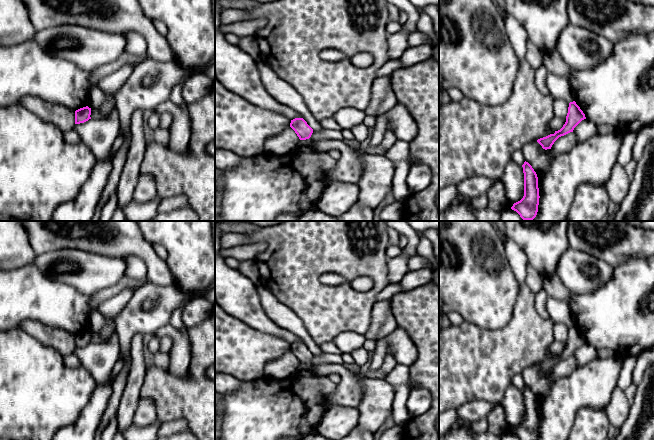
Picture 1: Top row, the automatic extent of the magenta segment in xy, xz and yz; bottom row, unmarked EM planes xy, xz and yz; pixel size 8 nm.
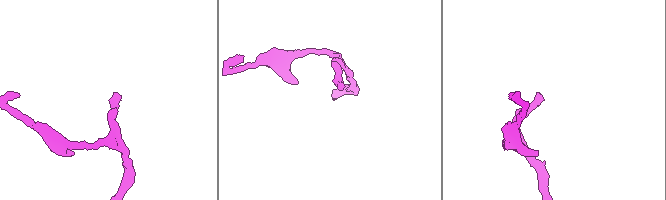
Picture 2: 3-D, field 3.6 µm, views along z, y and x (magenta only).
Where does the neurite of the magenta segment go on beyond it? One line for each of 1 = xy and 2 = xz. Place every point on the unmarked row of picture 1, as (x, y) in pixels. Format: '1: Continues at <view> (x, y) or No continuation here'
1: No continuation here
2: No continuation here

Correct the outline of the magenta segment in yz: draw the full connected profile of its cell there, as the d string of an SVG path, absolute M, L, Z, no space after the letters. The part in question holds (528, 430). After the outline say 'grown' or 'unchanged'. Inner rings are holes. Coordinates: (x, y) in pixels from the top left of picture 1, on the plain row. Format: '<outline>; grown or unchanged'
M528 386L522 389L524 397L524 420L511 431L520 440L536 440L539 429L538 401Z; unchanged

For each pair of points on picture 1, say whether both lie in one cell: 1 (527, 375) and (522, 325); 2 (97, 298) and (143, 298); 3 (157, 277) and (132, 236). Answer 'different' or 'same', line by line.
1: different
2: different
3: same

